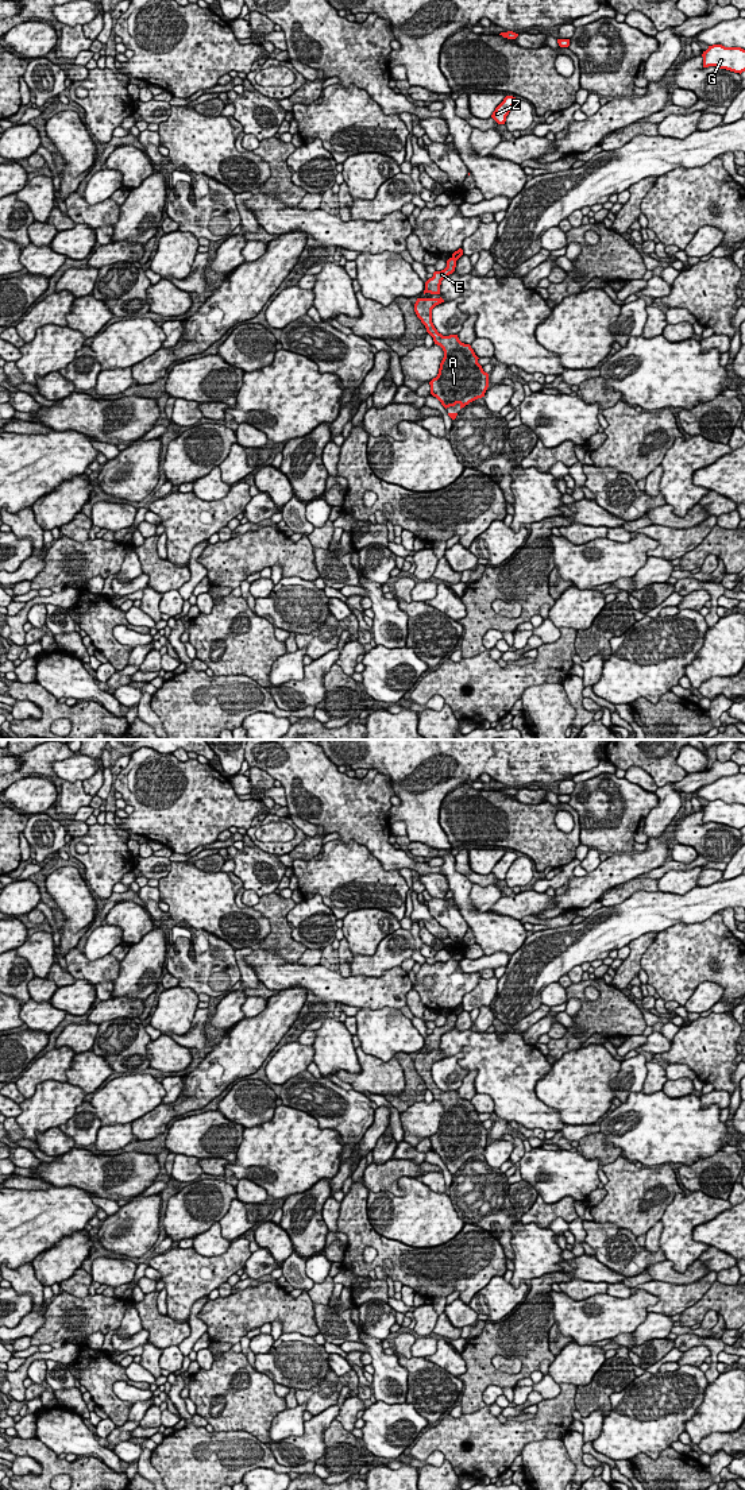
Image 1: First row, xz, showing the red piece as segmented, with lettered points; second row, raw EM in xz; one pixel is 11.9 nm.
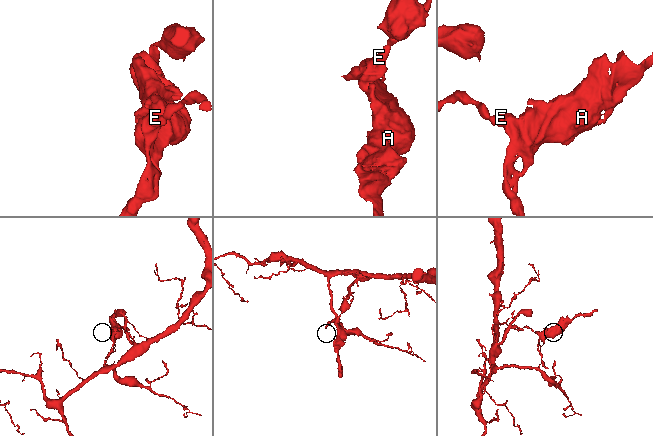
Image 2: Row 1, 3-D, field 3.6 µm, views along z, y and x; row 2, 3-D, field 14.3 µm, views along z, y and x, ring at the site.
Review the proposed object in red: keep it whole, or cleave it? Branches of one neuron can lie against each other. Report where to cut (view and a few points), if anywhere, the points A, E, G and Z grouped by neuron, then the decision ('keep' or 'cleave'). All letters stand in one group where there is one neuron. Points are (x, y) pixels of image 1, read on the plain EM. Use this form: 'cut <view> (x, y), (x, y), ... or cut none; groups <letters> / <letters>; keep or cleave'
cut xz (452, 1012), (456, 1015); groups A E / G Z; cleave

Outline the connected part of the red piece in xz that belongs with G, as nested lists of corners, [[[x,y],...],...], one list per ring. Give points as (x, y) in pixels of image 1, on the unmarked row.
[[[709,802],[702,810],[703,823],[715,822],[734,829],[745,827],[745,806],[741,803]]]

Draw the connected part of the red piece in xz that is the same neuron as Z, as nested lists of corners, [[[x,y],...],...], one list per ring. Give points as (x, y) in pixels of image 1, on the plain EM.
[[[506,852],[503,857],[495,864],[493,868],[491,873],[498,879],[498,880],[505,880],[506,872],[509,871],[510,865],[518,856],[513,852]]]

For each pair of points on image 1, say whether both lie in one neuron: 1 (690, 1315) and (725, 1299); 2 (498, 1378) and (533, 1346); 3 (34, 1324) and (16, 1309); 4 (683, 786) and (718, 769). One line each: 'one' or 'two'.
1: one
2: one
3: two
4: one

